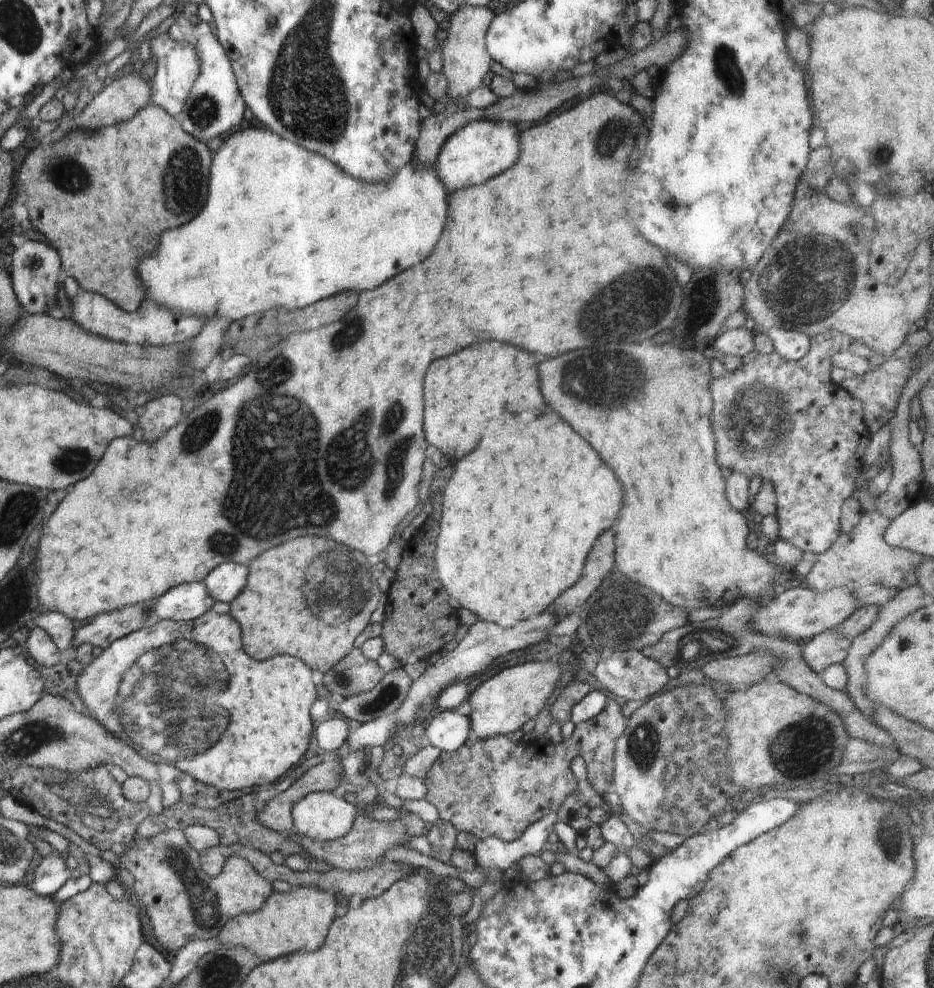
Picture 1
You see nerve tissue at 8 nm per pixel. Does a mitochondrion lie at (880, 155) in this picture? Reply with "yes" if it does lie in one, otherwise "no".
yes

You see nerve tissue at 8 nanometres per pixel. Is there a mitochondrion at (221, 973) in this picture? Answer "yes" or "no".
yes

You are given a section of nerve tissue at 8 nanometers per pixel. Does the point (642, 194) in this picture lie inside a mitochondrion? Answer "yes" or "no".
no

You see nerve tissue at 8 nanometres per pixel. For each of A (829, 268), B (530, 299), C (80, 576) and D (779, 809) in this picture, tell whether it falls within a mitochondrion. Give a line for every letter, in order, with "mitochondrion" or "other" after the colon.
A: mitochondrion
B: other
C: other
D: other

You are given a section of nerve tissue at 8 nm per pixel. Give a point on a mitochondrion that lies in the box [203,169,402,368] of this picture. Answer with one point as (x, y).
(350, 332)

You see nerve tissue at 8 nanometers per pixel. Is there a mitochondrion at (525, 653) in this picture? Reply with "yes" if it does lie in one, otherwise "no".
no

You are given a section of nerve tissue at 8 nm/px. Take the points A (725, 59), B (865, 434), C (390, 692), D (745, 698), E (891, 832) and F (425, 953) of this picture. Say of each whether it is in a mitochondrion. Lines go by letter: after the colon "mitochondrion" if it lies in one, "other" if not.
A: mitochondrion
B: other
C: mitochondrion
D: other
E: mitochondrion
F: mitochondrion

